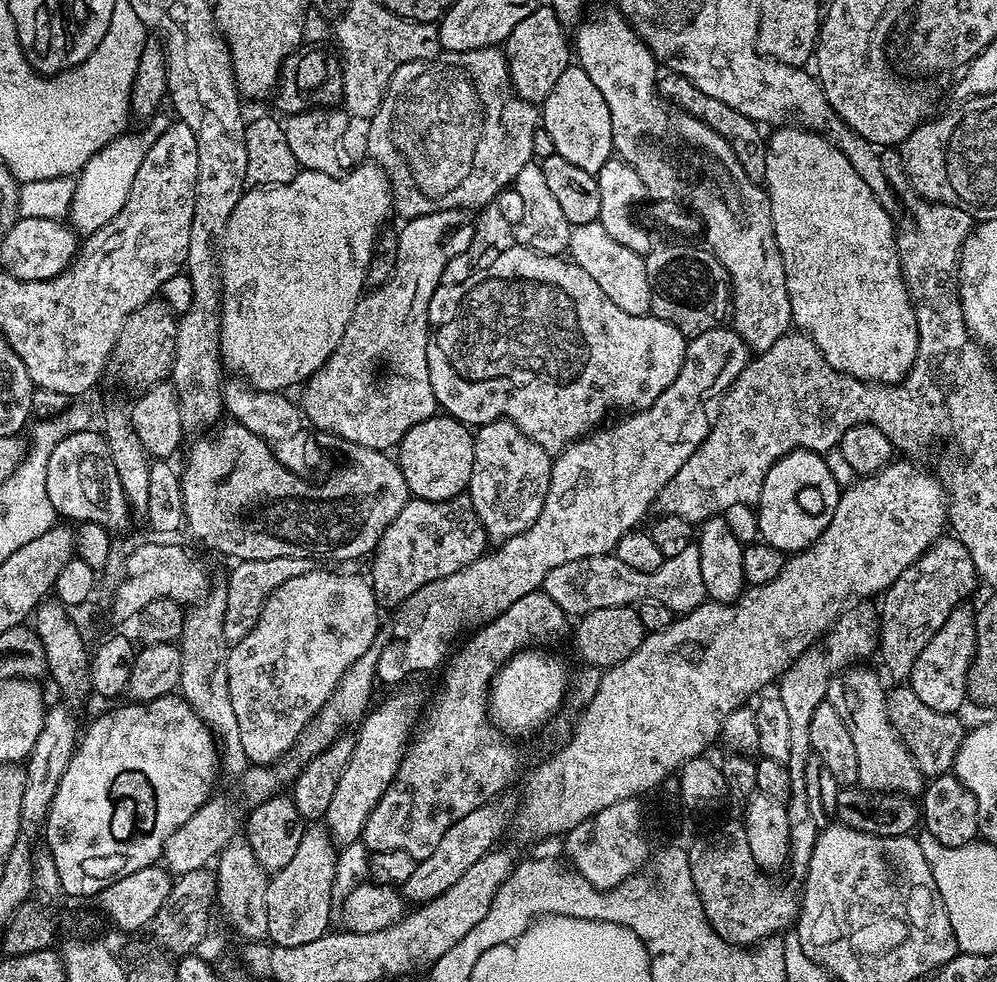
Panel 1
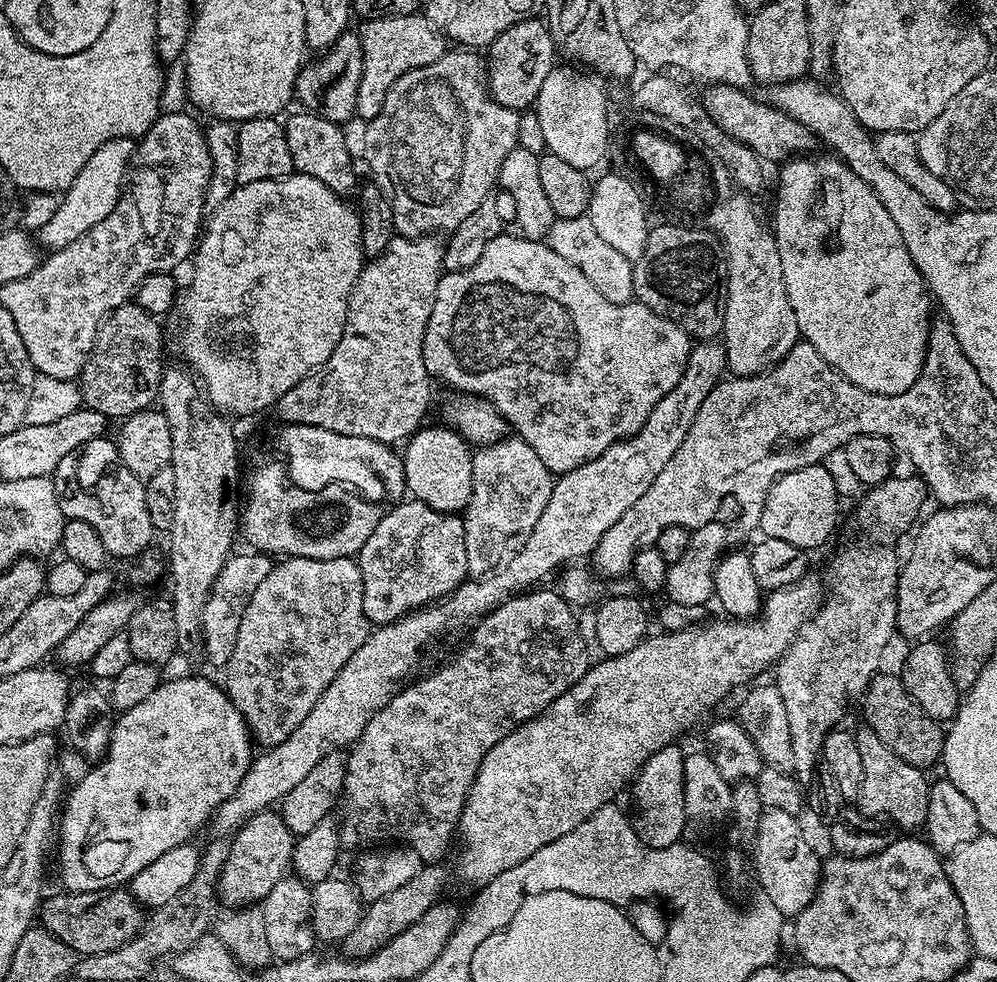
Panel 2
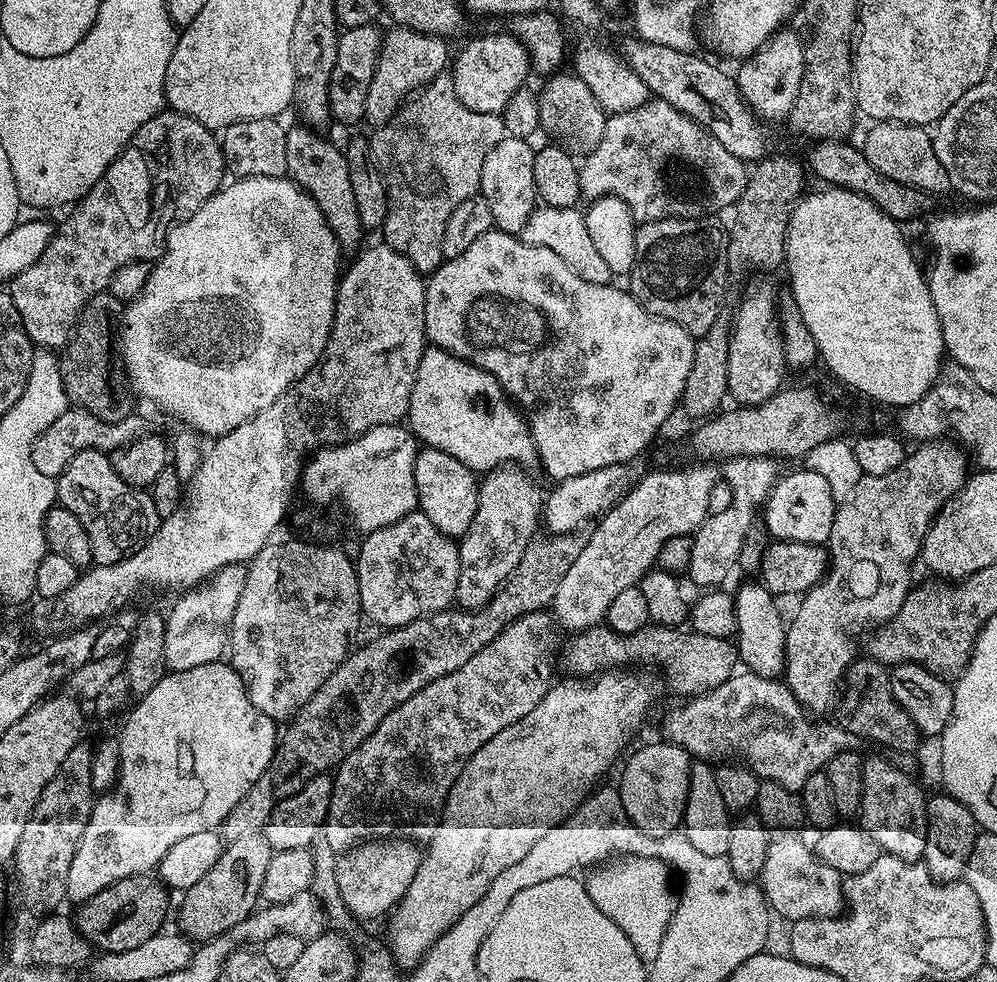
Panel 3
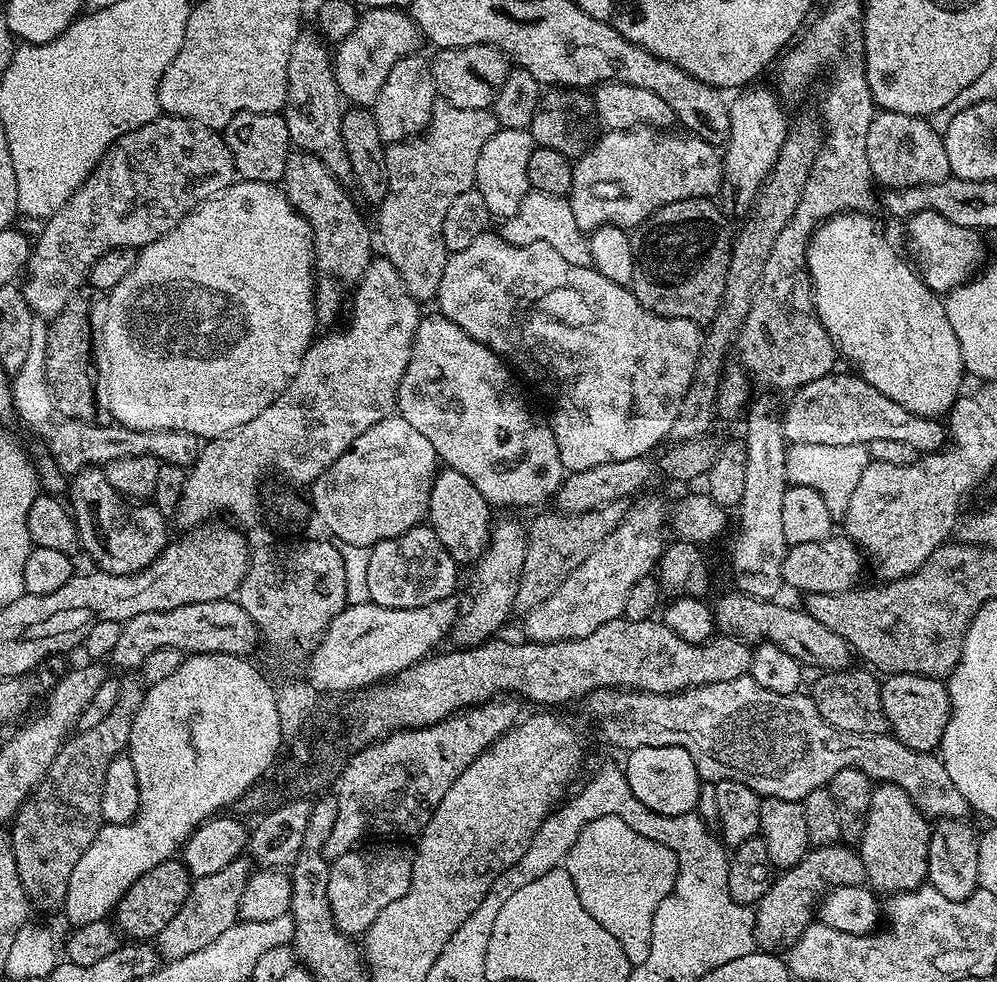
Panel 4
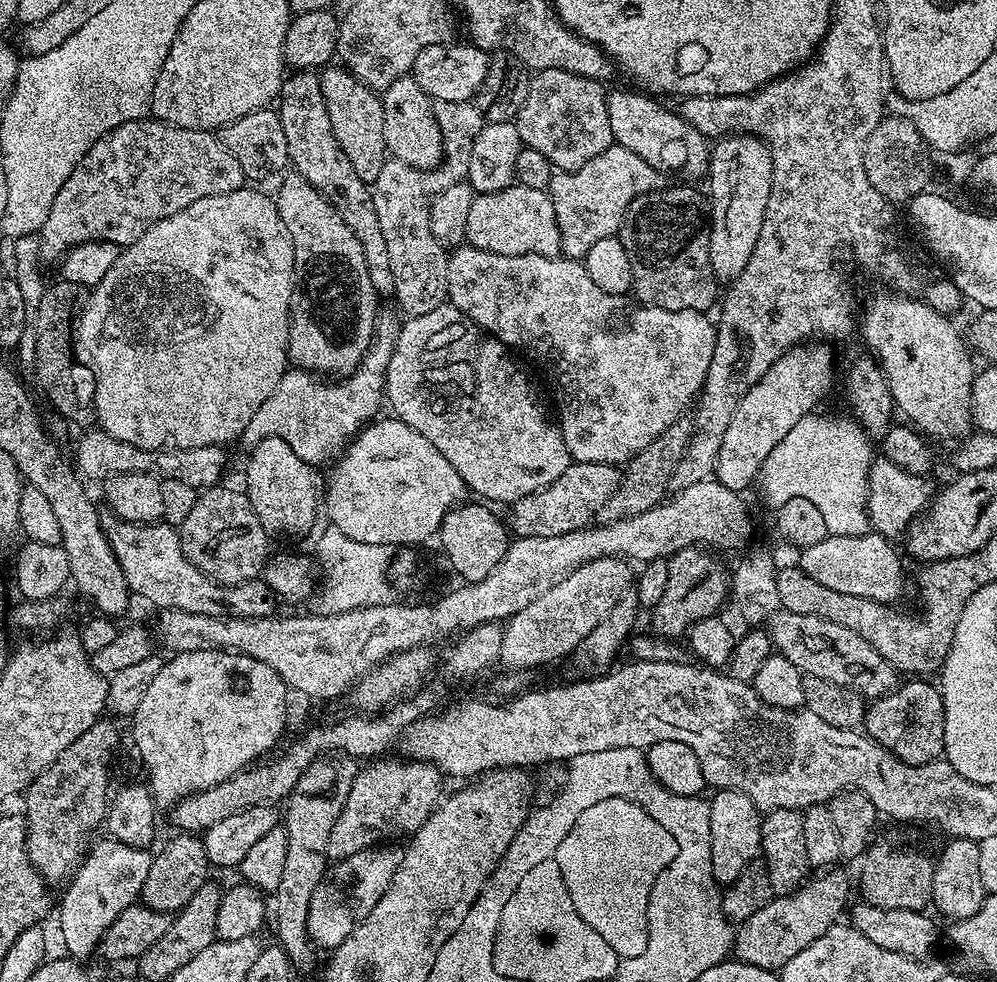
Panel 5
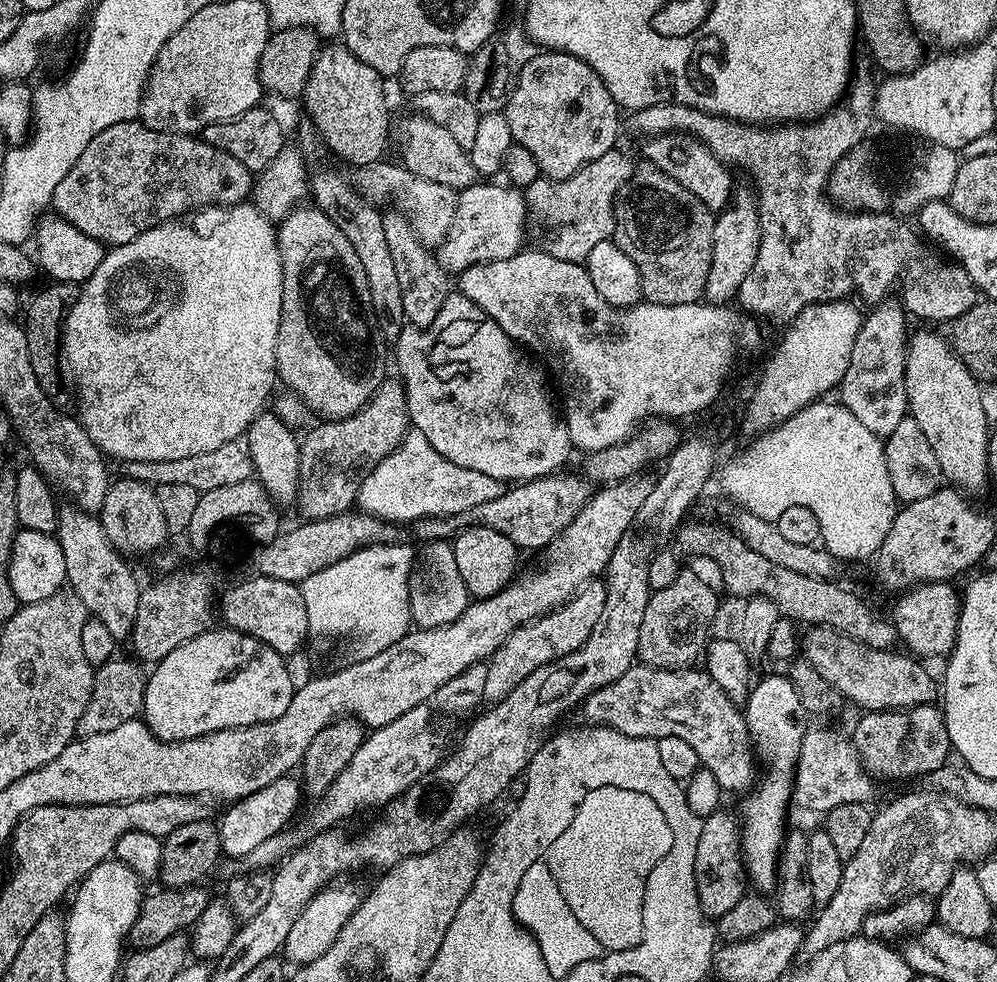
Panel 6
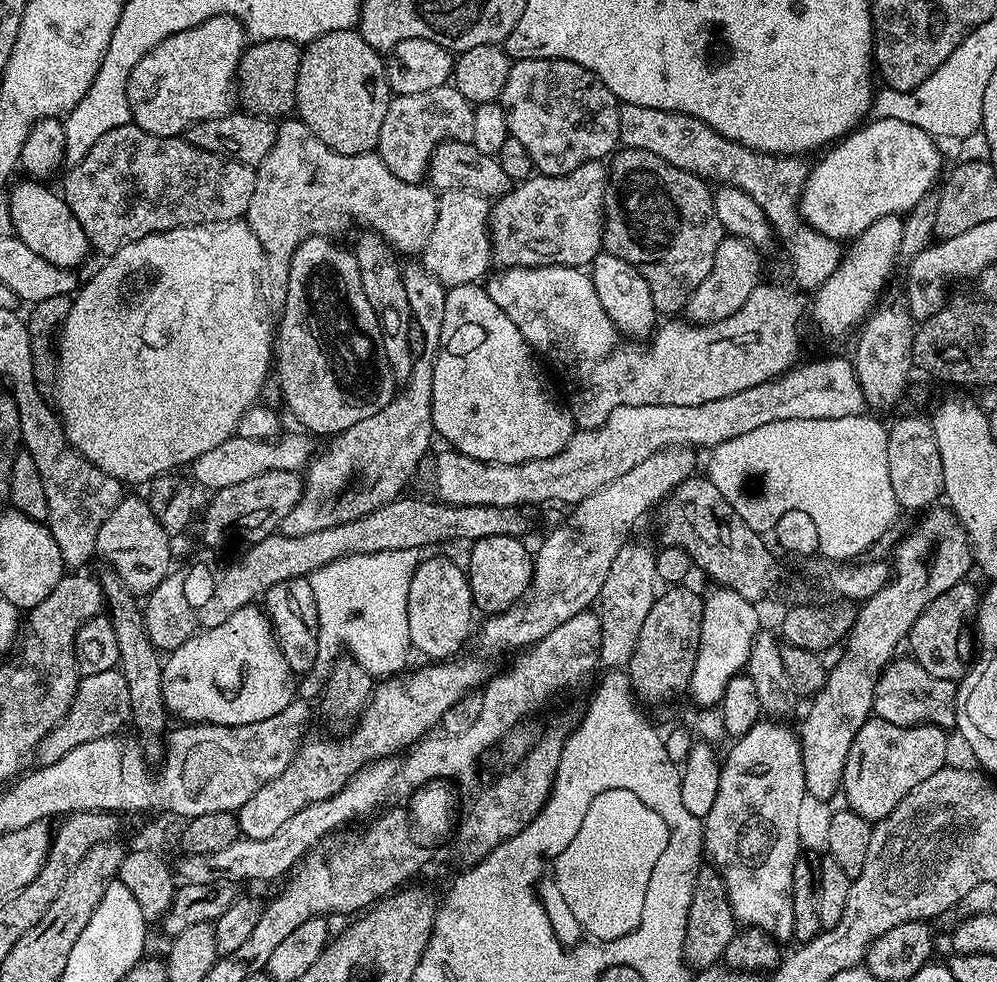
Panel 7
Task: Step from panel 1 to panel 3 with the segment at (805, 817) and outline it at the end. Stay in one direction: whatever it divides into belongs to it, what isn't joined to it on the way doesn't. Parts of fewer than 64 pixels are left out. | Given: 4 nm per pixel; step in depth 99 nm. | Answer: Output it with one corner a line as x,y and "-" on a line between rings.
924,442
919,445
917,452
909,451
905,455
902,466
898,466
898,470
890,470
890,474
878,474
877,476
861,475
860,481
854,486
854,490
850,490
850,494
846,499
839,501
836,509
836,517
830,526
830,538
826,545
828,554
828,570
824,573
822,579
809,590
799,597
800,605
796,608
796,617
790,620
784,633
784,670
783,679
788,685
788,689
794,694
796,701
803,706
809,713
828,712
831,713
838,703
838,697
842,691
842,681
848,674
848,667
857,659
856,653
856,635
863,628
867,630
875,629
877,626
883,626
888,623
890,618
894,618
894,614
898,614
898,610
902,606
902,602
908,597
910,589
913,587
912,581
912,559
920,556
920,548
924,544
924,539
928,533
928,527
932,525
932,520
938,513
944,509
947,500
951,500
961,488
964,487
965,480
970,475
970,460
966,455
965,449
959,443
940,444
944,442

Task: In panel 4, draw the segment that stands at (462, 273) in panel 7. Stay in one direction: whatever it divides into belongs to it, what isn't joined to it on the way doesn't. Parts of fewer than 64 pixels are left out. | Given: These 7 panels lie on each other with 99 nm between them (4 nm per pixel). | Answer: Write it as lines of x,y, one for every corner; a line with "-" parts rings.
529,191
528,195
522,198
518,210
503,217
501,224
504,225
498,228
498,235
506,242
517,246
530,246
534,242
542,242
546,246
554,246
554,250
558,250
558,254
562,254
566,262
583,268
592,267
588,236
578,226
574,210
570,210
567,199
563,196

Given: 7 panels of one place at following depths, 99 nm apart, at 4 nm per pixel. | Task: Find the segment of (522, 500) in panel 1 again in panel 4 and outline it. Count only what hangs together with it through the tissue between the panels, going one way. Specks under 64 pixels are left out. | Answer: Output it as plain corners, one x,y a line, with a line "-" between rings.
504,518
493,523
488,548
480,555
472,570
475,580
472,598
465,608
463,605
450,633
450,640
453,640
455,647
476,647
483,644
497,633
495,631
513,613
513,600
517,596
517,582
525,562
526,544
527,535
516,521

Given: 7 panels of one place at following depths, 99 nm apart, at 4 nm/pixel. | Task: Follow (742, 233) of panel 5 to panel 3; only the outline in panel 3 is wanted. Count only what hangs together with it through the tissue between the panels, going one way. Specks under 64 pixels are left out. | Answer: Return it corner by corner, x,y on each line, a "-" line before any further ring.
785,26
769,36
768,41
755,54
747,57
741,63
744,65
734,72
742,98
764,122
787,121
789,114
794,110
794,98
798,98
798,86
802,86
805,41
790,29
791,27

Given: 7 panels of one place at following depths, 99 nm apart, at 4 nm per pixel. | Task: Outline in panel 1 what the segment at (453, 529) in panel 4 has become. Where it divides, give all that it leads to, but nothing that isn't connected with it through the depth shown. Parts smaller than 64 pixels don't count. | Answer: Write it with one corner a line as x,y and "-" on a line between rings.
447,414
431,416
426,422
418,422
401,438
398,445
398,463
406,478
409,493
417,500
449,500
455,496
465,495
470,474
474,470
474,432
461,420

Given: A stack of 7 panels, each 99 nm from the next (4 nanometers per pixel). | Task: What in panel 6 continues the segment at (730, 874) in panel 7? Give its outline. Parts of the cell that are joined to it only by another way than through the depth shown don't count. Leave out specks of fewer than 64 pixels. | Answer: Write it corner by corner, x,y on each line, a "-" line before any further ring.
787,675
764,676
760,681
757,679
751,685
748,699
742,705
744,721
748,723
748,733
752,736
754,751
768,769
763,769
762,775
757,779
754,787
743,797
738,811
740,826
740,851
743,853
744,871
753,889
761,893
768,894
775,889
778,881
776,879
776,866
780,862
780,848
784,845
786,827
784,819
788,816
788,804
793,803
792,781
794,779
794,769
800,757
800,744
804,740
804,735
808,733
810,727
810,714
798,702
798,690
794,690
792,681

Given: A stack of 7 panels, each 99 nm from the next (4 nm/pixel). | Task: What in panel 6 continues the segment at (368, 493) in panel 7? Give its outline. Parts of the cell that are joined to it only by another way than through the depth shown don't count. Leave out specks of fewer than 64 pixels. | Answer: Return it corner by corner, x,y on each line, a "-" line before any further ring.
386,378
366,407
340,420
320,422
300,444
298,507
308,520
347,512
356,501
363,474
399,446
410,430
411,420
403,381

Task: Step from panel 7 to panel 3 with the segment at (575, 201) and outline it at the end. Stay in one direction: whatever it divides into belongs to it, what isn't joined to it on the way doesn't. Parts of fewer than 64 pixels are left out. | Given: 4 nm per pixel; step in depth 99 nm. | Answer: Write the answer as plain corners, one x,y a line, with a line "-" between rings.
652,98
642,106
634,106
634,110
614,112
608,116
606,130
602,130
602,142
598,142
598,146
594,146
594,150
585,155
580,164
580,195
588,202
603,196
622,198
622,202
626,202
626,206
632,211
637,225
676,216
676,208
681,208
684,212
684,204
672,204
672,199
668,197
668,184
660,184
660,164
668,168
672,160
681,160
686,166
690,166
695,175
706,178
711,203
716,203
720,208
731,209
735,206
738,198
742,198
742,190
746,190
748,185
750,168
745,161
734,158
734,154
730,154
730,150
726,150
726,146
722,146
722,142
718,142
714,134
700,128
690,118
686,118
686,114
674,110
670,102

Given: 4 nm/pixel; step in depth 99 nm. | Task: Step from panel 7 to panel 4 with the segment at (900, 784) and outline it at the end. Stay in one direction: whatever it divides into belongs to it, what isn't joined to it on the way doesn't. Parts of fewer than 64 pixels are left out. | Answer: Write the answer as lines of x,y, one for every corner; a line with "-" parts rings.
894,672
883,677
880,693
891,735
898,742
910,746
910,750
935,753
942,742
948,719
952,717
947,683
934,676

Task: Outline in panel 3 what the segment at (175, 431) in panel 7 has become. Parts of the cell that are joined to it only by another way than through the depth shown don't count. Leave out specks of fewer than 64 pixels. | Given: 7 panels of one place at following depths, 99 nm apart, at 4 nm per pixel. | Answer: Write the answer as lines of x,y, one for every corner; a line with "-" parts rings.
246,176
225,183
219,192
215,192
188,220
182,220
168,233
168,242
164,245
164,254
151,265
146,286
134,299
123,305
118,320
118,356
124,359
124,372
132,383
132,388
144,400
160,404
164,412
177,416
181,425
204,438
225,436
234,426
250,422
254,414
266,410
274,398
282,398
294,382
301,380
313,368
324,354
328,339
332,333
334,310
336,309
336,287
340,284
342,263
340,252
342,245
332,233
332,227
326,222
318,202
310,194
298,187
290,178
262,178

